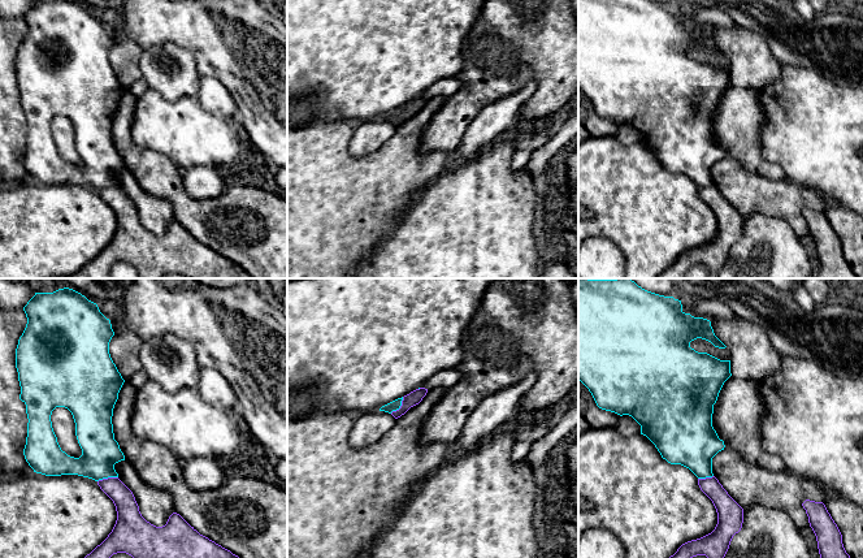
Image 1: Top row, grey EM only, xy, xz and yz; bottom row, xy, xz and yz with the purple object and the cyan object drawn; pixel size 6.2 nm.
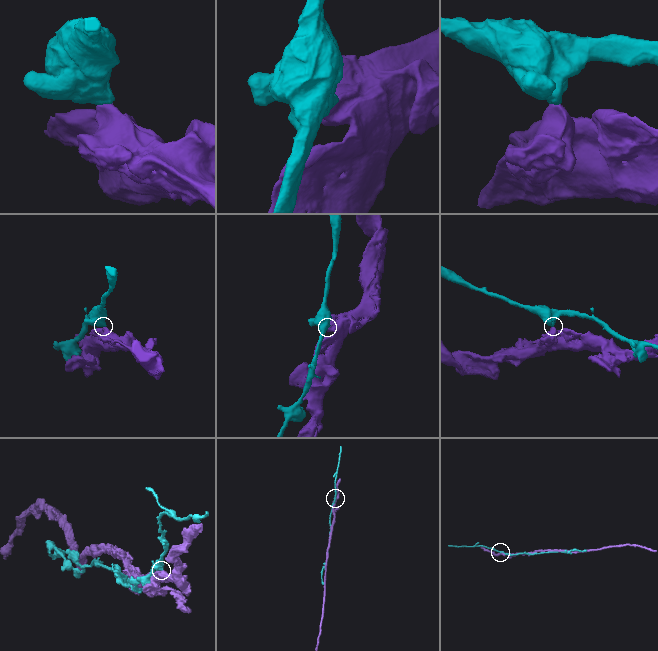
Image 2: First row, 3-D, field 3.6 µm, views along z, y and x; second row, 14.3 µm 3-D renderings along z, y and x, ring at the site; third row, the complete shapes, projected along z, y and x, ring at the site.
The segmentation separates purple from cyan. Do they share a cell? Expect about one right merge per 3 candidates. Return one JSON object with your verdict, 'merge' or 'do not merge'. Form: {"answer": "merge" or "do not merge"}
{"answer": "do not merge"}

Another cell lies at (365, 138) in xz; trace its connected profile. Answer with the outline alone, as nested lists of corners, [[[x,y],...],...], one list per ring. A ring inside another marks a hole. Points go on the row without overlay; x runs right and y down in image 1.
[[[385,120],[370,121],[351,127],[348,152],[354,157],[365,157],[377,151],[395,133],[396,127]]]

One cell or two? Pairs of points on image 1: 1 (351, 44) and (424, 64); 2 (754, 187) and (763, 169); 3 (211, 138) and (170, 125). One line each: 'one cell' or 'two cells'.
1: one cell
2: two cells
3: one cell

